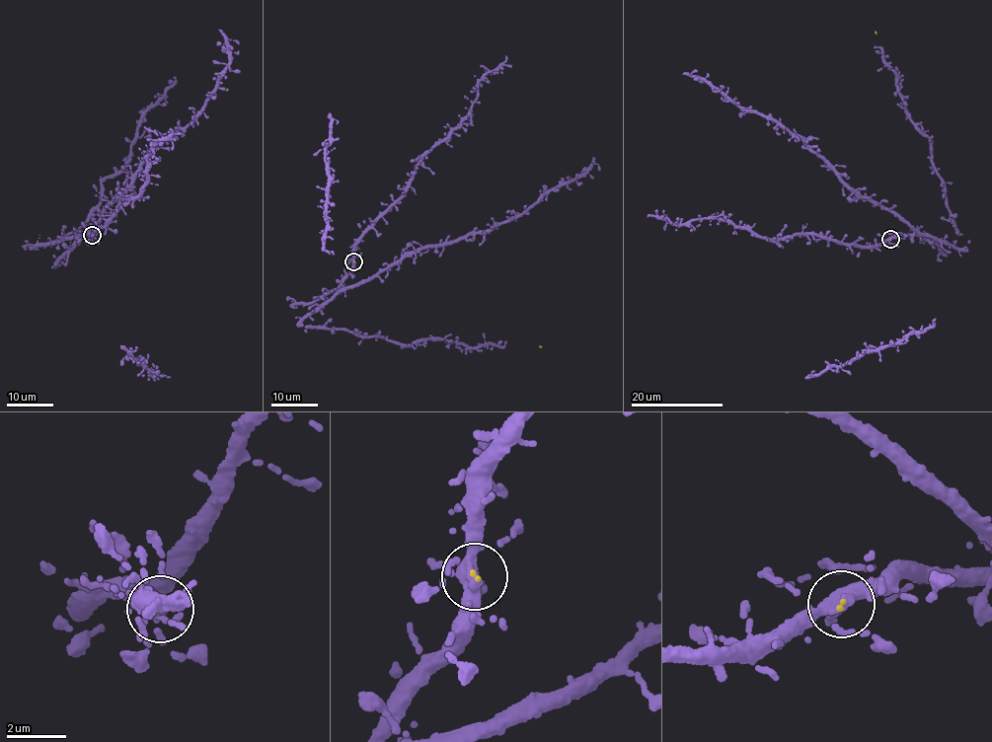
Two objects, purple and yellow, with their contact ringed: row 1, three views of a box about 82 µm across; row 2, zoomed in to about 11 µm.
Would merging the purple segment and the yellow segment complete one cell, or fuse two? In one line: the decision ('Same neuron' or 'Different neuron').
Different neuron

